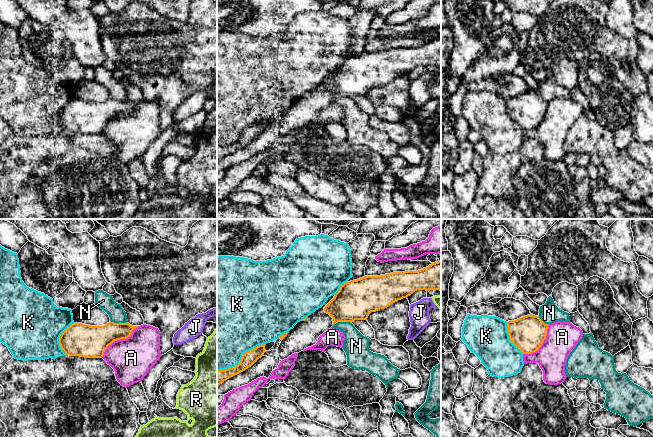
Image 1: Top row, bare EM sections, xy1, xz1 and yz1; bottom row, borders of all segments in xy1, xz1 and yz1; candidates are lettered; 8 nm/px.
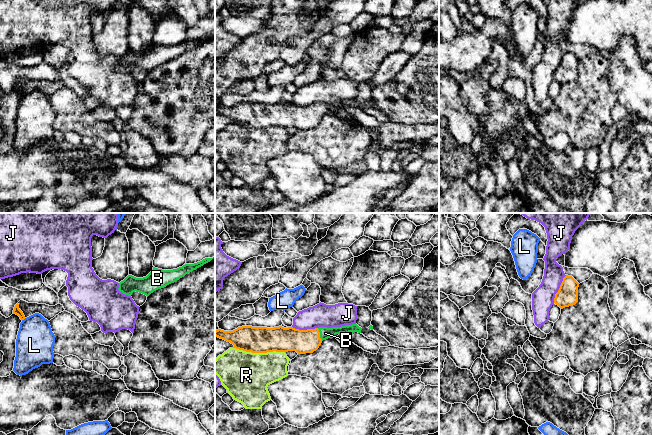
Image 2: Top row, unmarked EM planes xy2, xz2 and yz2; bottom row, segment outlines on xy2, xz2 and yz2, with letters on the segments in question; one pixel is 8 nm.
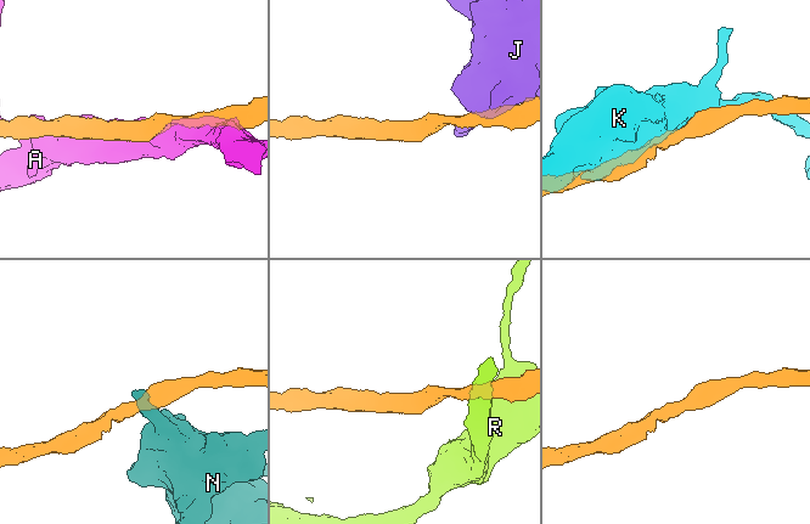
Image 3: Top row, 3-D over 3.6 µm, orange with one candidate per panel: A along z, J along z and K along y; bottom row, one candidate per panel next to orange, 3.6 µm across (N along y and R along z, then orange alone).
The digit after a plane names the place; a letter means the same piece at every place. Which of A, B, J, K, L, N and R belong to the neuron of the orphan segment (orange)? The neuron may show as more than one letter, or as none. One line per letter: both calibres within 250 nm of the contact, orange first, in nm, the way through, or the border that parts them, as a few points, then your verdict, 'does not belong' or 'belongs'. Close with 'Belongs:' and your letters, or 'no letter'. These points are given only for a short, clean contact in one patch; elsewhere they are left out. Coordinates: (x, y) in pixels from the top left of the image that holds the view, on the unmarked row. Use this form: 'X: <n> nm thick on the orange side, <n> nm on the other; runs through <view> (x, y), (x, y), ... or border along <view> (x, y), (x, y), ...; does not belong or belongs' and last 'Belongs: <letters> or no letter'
A: 260 nm thick on the orange side, 340 nm on the other; does not belong
B: 190 nm thick on the orange side, 90 nm on the other; runs through xz2 (289, 115), (311, 115), (319, 110), (325, 109); belongs
J: 170 nm thick on the orange side, 180 nm on the other; border along yz2 (566, 51), (555, 70), (553, 78); does not belong
K: 110 nm thick on the orange side, 480 nm on the other; does not belong
L: 60 nm thick on the orange side, 300 nm on the other; border along xy2 (25, 94), (22, 96); does not belong
N: 320 nm thick on the orange side, 200 nm on the other; border along xz1 (351, 98), (336, 98), (333, 101); does not belong
R: 200 nm thick on the orange side, 380 nm on the other; does not belong
Belongs: B

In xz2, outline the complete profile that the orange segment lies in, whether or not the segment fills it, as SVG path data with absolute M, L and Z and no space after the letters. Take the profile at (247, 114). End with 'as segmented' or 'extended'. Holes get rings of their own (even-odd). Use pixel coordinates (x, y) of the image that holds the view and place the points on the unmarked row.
M357 100L307 106L282 102L274 104L242 102L233 107L218 105L215 107L215 112L233 120L233 124L246 128L296 127L298 130L305 130L316 127L323 116L336 114L340 109L361 109L361 106Z; extended

